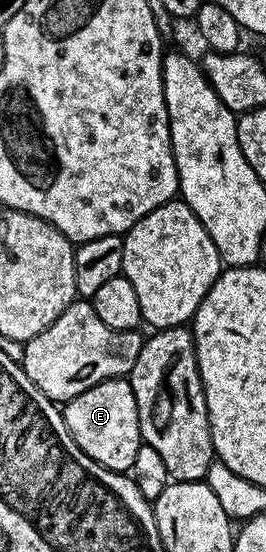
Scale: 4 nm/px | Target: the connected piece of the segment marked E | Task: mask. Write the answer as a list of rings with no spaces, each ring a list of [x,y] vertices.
[[[116,379],[113,381],[102,381],[89,391],[77,395],[72,401],[66,402],[61,409],[63,422],[73,435],[77,447],[89,455],[91,461],[97,462],[103,469],[110,469],[113,473],[126,474],[134,470],[136,461],[140,460],[139,445],[141,449],[141,438],[139,436],[139,398],[135,396],[135,389],[130,380]]]

